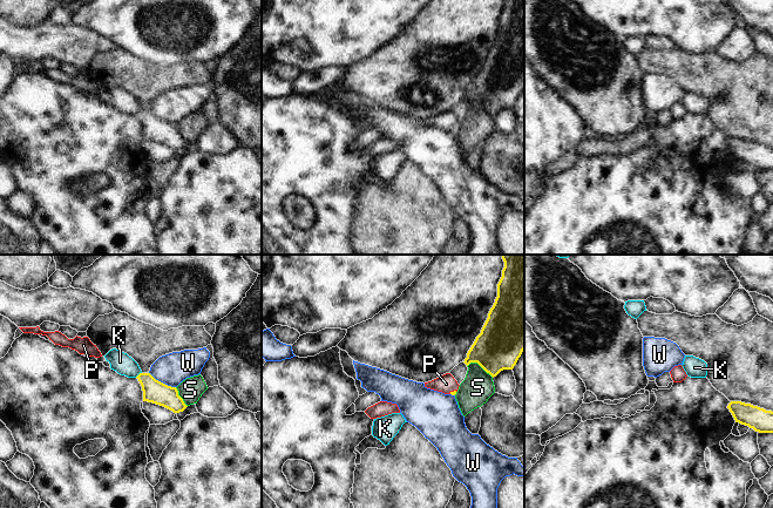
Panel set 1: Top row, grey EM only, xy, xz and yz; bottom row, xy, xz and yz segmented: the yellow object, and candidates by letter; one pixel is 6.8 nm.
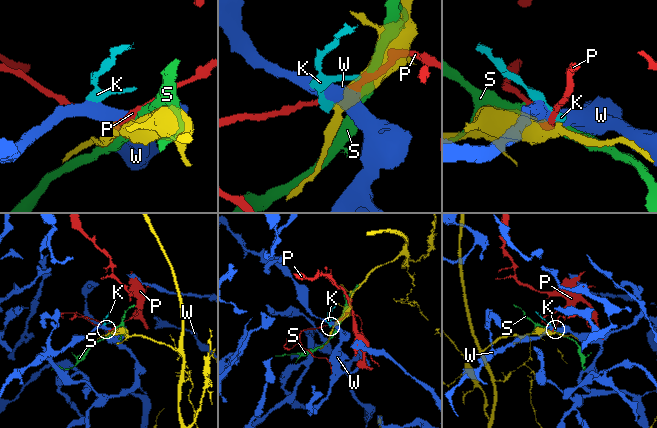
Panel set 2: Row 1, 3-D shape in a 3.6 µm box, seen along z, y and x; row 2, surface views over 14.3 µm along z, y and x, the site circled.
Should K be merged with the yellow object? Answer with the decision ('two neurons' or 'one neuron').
two neurons

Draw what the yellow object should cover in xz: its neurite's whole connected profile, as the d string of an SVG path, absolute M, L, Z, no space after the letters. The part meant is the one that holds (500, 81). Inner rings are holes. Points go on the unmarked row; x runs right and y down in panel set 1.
M504 0L497 21L497 34L488 55L467 90L465 101L477 100L493 115L503 107L513 107L524 88L524 0Z

